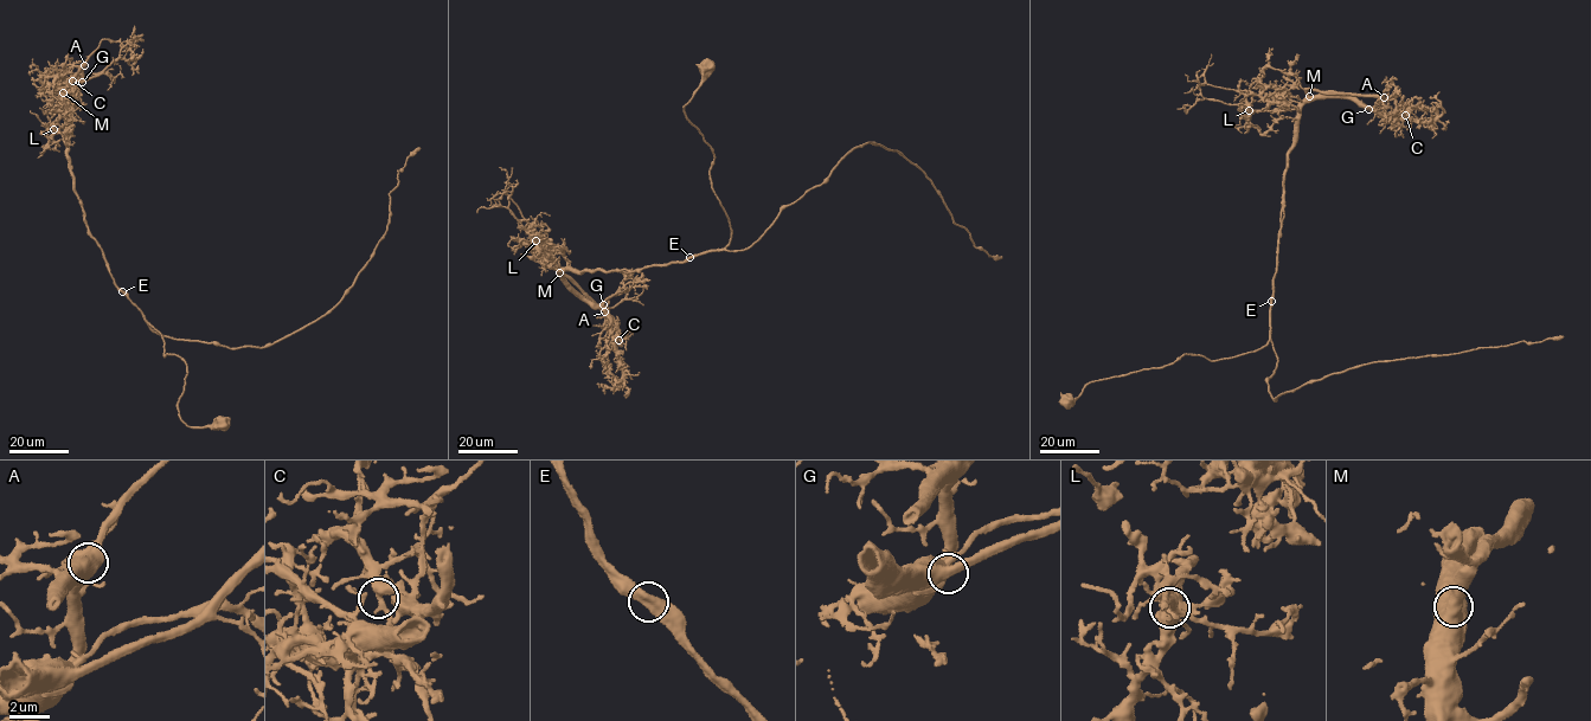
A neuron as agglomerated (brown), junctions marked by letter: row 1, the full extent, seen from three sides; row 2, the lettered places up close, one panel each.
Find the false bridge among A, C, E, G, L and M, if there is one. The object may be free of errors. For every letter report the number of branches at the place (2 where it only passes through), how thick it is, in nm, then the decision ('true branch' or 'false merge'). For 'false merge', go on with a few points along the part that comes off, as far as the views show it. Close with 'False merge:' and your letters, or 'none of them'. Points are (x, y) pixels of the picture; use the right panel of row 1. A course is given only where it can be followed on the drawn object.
A: 2 | 600 nm | true branch
C: 3 | 360 nm | true branch
E: 2 | 500 nm | true branch
G: 2 | 550 nm | true branch
L: 2 | 600 nm | true branch
M: 2 | 600 nm | true branch
False merge: none of them

